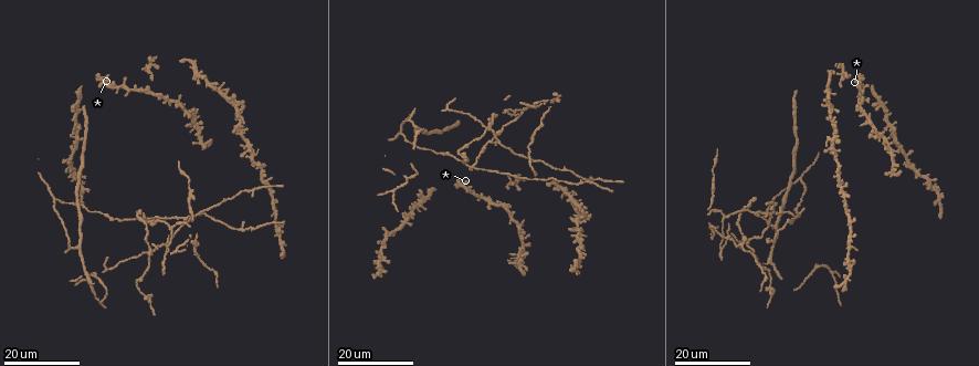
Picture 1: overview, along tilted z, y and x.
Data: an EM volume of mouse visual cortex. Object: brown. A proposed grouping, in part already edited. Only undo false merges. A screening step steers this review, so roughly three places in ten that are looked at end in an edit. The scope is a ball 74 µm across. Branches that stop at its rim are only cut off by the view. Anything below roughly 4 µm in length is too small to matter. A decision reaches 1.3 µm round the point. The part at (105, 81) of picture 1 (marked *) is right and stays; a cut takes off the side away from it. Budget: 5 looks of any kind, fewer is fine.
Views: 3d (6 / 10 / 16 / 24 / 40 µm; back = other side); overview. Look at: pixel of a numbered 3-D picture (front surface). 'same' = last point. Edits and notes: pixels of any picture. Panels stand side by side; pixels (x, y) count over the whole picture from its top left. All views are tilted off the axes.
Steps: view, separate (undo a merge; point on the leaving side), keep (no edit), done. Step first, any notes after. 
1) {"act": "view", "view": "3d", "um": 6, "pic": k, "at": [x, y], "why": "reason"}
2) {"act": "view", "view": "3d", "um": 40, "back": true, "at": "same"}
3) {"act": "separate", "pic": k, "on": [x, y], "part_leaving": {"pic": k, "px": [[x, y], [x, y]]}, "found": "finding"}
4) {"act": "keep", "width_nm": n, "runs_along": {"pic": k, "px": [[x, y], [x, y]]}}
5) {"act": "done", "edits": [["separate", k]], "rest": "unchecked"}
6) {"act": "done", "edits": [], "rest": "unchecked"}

{"act": "view", "view": "3d", "um": 24, "pic": 1, "at": [473, 168], "why": "three arms meet"}

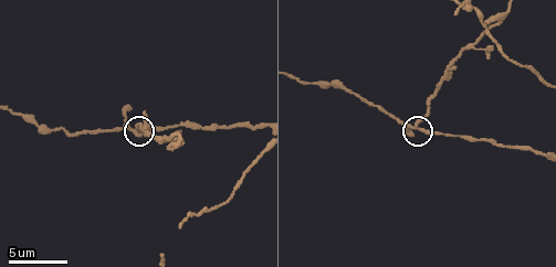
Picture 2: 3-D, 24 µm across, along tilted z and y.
{"act": "view", "view": "3d", "um": 6, "pic": 2, "at": [135, 133], "why": "closer look"}

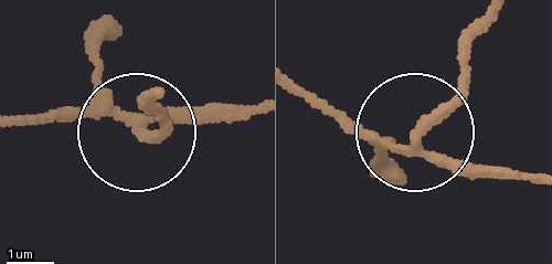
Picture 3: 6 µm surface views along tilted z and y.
{"act": "separate", "pic": 3, "on": [167, 128], "side_arm_um": 46, "part_leaving": {"pic": 3, "px": [[415, 141], [486, 11]]}, "found": "a second neuron is stuck on"}

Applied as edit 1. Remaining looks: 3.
{"act": "view", "view": "overview", "why": "see it whole again"}

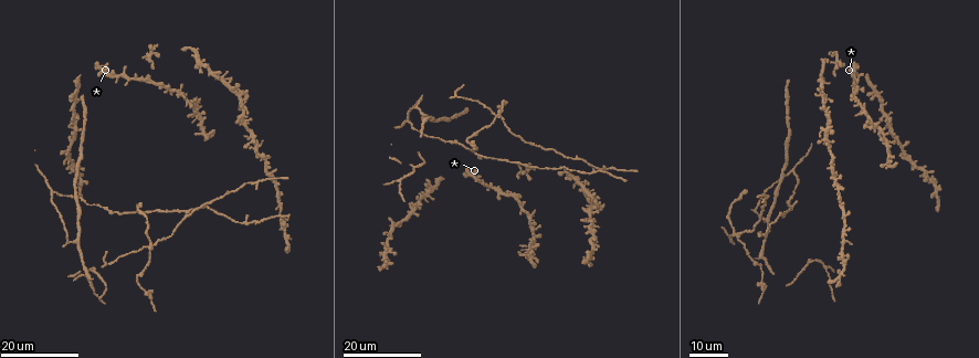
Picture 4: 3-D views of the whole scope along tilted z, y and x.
{"act": "view", "view": "3d", "um": 16, "pic": 4, "at": [117, 212], "why": "thick turns thin"}

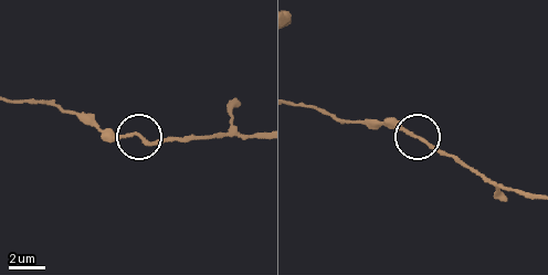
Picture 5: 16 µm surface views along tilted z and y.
{"act": "view", "view": "3d", "um": 6, "pic": 5, "at": [142, 140], "why": "closer look"}

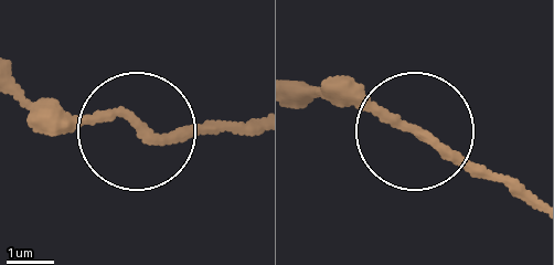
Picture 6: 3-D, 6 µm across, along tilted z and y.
{"act": "keep", "runs_along": {"pic": 6, "px": [[17, 83], [145, 134], [252, 130]]}, "found": "continuous, no second neuron"}

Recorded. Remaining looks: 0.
{"act": "done", "edits": [["separate", 3]], "rest": "unchecked"}

